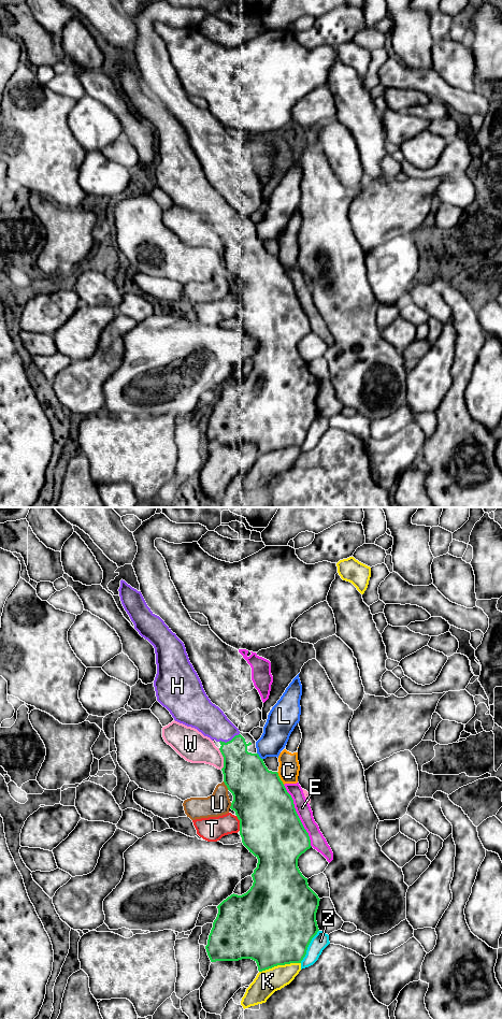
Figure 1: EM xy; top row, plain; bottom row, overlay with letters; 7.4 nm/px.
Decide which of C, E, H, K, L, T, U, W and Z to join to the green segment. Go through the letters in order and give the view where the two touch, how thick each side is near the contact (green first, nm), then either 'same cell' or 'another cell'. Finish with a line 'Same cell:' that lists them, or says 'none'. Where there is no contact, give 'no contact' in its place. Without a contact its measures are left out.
C: contact in xy; calibres 420 and 160 nm; another cell
E: contact in xy; calibres 460 and 110 nm; another cell
H: contact in xy; calibres 300 and 240 nm; same cell
K: contact in xy; calibres 500 and 180 nm; another cell
L: contact in xy; calibres 340 and 200 nm; another cell
T: contact in xy; calibres 460 and 190 nm; another cell
U: contact in xy; calibres 380 and 170 nm; another cell
W: contact in xy; calibres 320 and 220 nm; another cell
Z: contact in xy; calibres 500 and 120 nm; another cell
Same cell: H

